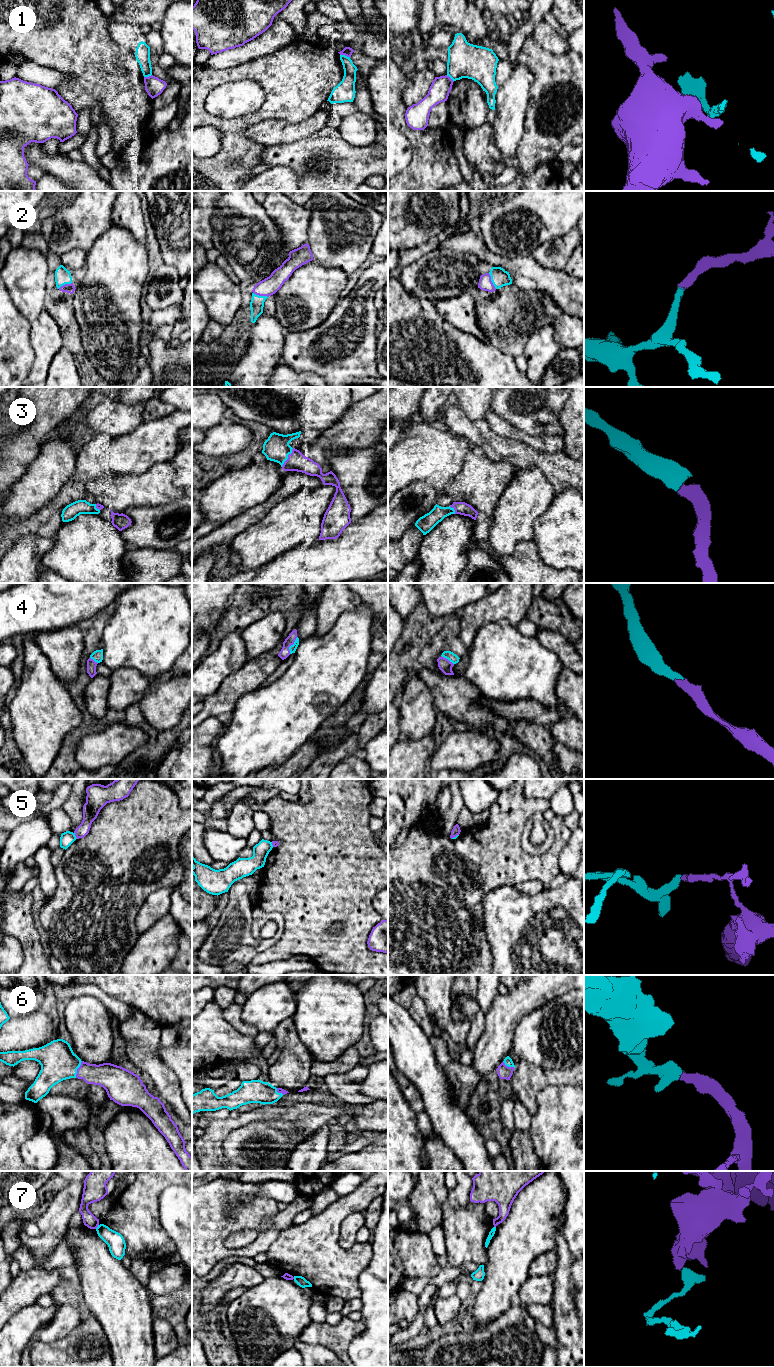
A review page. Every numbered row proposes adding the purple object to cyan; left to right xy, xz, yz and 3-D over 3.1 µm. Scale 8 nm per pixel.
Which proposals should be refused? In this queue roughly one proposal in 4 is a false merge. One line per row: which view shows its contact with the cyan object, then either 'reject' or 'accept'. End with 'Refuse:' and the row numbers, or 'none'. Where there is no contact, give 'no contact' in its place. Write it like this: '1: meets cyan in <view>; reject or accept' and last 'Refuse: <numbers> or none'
1: meets cyan in xz; reject
2: meets cyan in yz; accept
3: meets cyan in xz; accept
4: meets cyan in xz; accept
5: meets cyan in xy; reject
6: meets cyan in xy; accept
7: meets cyan in xy; reject
Refuse: 1, 5, 7

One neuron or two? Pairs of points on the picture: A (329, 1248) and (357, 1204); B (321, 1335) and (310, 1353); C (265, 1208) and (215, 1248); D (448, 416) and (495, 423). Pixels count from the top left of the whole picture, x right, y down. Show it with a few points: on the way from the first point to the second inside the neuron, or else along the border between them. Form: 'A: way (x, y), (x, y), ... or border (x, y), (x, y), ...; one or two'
A: way (329, 1235), (329, 1224), (344, 1209); one
B: border (297, 1339), (306, 1343), (324, 1345), (337, 1355); two
C: way (251, 1215), (244, 1216), (222, 1234); one
D: way (460, 425), (483, 426); one

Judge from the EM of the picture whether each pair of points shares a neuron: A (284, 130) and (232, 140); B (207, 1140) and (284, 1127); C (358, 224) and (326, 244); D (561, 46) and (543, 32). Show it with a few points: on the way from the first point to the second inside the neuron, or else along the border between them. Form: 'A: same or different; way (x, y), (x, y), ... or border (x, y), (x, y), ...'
A: different; border (264, 120), (247, 127), (243, 134)
B: different; border (247, 1124), (226, 1138), (226, 1160)
C: same; way (350, 228), (345, 229), (334, 240)
D: same; way (557, 44), (547, 36)

